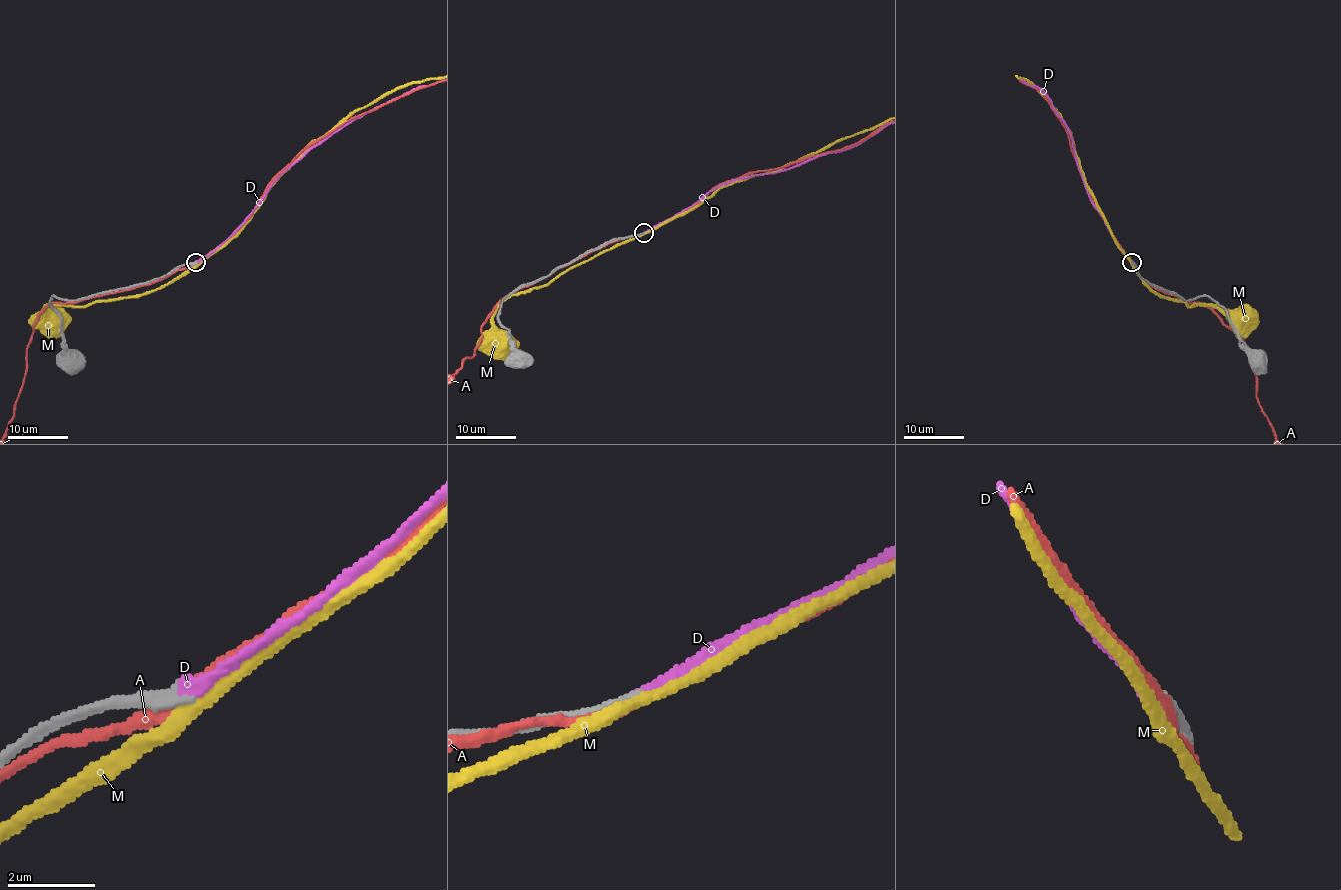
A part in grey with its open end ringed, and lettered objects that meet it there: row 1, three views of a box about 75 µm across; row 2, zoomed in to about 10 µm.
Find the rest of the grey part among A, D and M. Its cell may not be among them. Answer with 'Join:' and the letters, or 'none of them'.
Join: D

